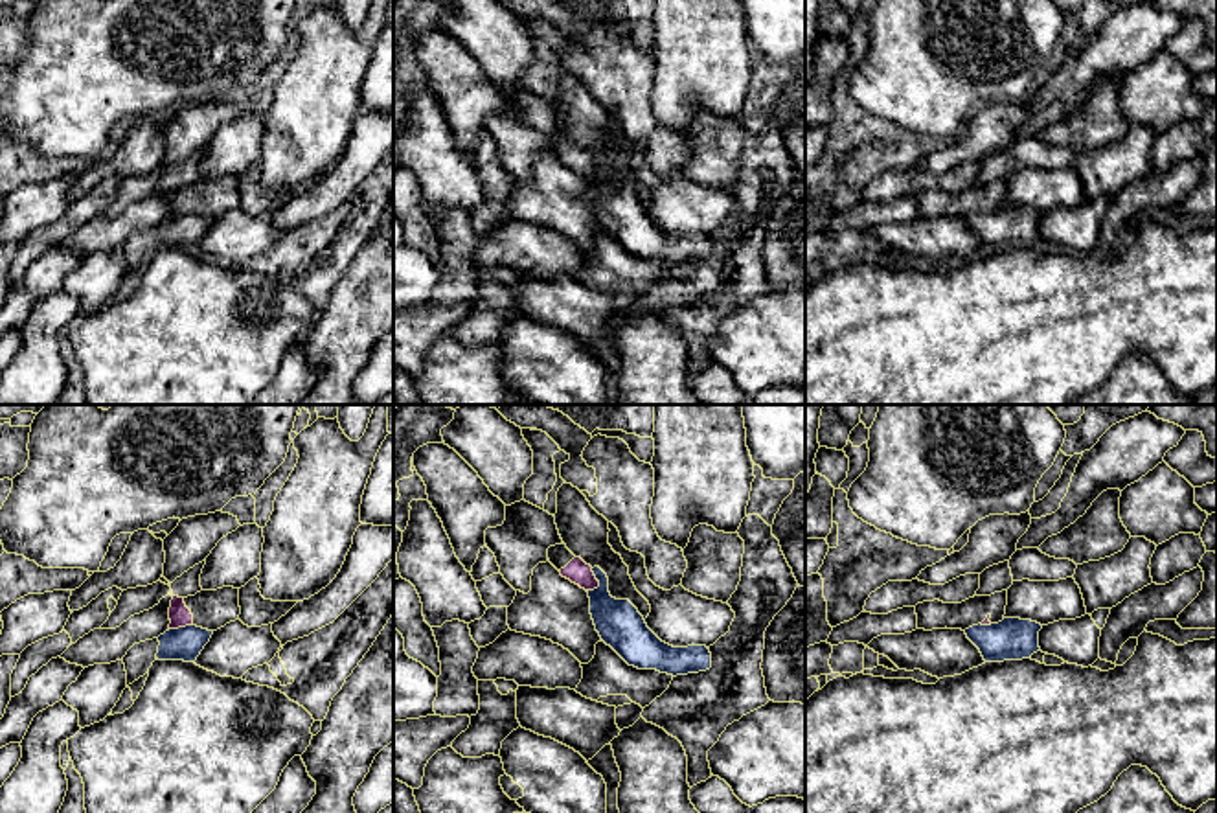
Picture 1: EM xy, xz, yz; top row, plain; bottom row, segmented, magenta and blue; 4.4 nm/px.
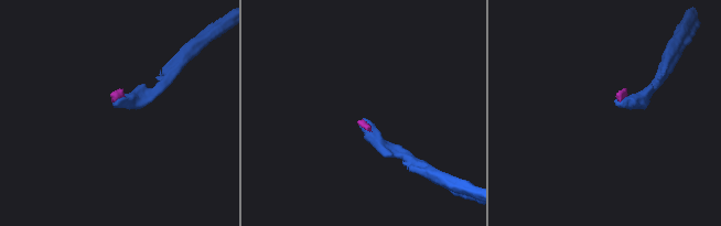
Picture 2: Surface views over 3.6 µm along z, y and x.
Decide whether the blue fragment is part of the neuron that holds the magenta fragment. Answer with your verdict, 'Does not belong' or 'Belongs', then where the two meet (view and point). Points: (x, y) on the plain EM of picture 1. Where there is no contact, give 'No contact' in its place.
Does not belong. Touches magenta at xz (598, 171)

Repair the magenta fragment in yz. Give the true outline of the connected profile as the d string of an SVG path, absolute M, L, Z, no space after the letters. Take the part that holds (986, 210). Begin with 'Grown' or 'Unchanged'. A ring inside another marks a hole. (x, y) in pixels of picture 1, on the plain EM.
Grown. M1007 178L991 184L974 184L961 191L943 191L939 188L916 193L917 217L969 217L972 213L991 213L1004 208Z

